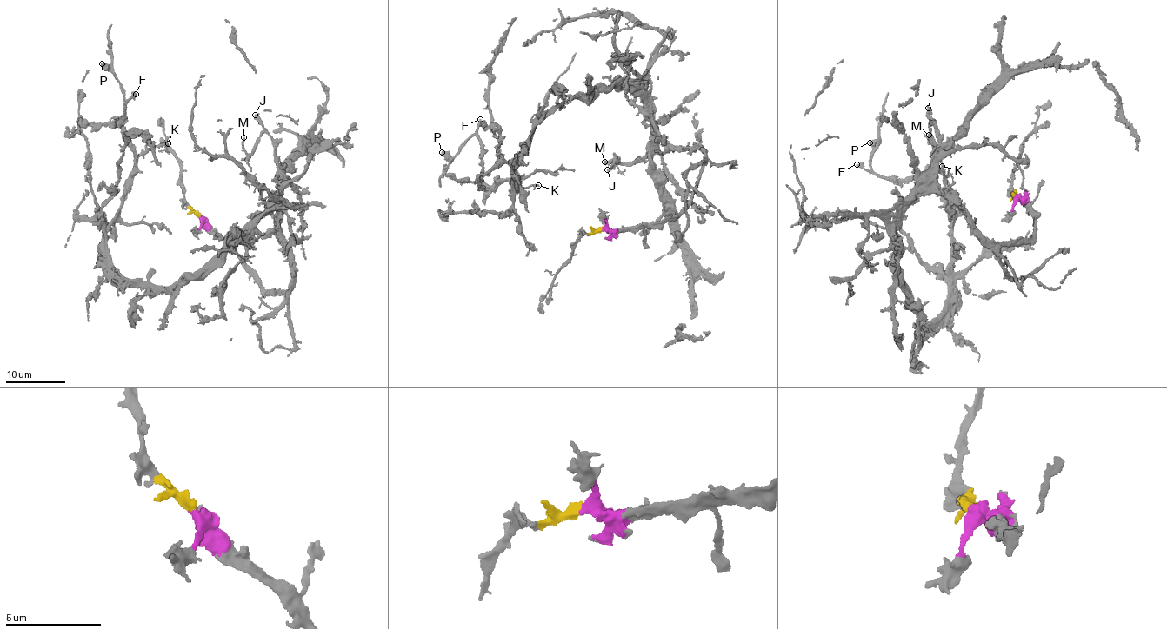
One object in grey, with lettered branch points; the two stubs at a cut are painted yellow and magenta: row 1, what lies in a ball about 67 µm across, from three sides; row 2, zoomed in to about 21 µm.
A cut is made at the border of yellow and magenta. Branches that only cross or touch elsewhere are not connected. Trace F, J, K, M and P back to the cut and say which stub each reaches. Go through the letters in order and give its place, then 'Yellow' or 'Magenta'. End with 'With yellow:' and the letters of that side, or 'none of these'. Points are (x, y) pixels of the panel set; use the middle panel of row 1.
F: Place: (480, 119). Magenta
J: Place: (607, 169). Magenta
K: Place: (538, 185). Magenta
M: Place: (604, 162). Magenta
P: Place: (442, 152). Magenta
With yellow: none of these

